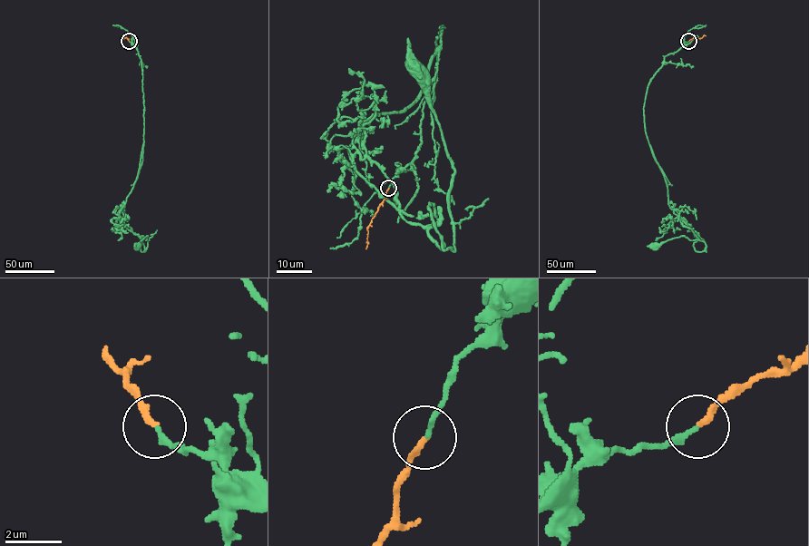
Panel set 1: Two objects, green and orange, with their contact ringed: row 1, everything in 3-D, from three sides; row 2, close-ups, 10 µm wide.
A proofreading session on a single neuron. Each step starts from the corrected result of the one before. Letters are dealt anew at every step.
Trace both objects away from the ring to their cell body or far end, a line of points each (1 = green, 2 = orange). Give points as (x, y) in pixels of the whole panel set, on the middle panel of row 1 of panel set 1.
1: (389, 188), (421, 143), (443, 27), (414, 102), (349, 146), (455, 248), (454, 171), (418, 69)
2: (389, 188), (367, 229), (365, 248)

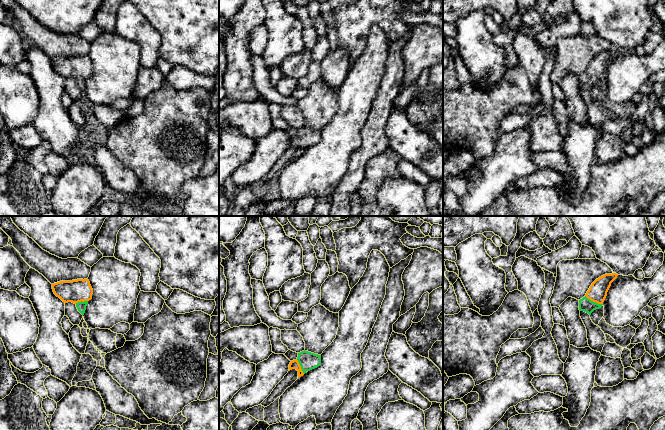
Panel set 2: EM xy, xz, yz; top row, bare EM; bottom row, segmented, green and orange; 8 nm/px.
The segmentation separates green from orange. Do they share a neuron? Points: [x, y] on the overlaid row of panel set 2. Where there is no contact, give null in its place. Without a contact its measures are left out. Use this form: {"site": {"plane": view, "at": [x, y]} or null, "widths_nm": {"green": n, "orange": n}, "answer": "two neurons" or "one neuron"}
{"site": {"plane": "xz", "at": [301, 367]}, "widths_nm": {"green": 140, "orange": 70}, "answer": "one neuron"}

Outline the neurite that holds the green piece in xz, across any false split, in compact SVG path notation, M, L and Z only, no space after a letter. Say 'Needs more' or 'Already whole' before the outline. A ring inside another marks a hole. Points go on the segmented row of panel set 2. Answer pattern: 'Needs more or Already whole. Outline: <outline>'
Needs more. Outline: M308 351L298 353L296 360L289 364L289 371L296 369L298 371L298 378L303 376L308 371L317 368L321 364L321 355L314 354Z

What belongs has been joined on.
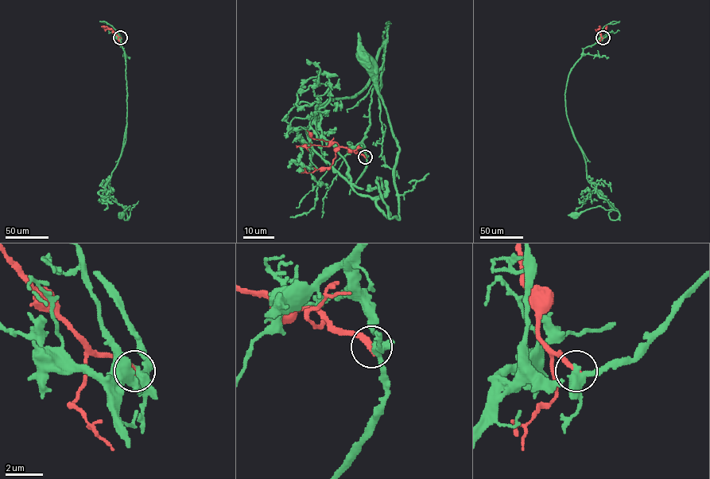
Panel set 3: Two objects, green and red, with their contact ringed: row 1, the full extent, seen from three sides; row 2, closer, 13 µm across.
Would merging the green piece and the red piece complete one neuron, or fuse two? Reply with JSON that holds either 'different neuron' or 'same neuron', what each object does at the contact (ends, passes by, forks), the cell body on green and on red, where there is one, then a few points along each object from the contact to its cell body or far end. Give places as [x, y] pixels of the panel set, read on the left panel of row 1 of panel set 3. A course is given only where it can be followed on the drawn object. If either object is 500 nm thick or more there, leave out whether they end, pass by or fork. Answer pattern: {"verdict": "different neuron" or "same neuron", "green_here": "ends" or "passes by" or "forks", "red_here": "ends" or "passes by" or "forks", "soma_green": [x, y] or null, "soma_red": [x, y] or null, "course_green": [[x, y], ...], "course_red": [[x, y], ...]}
{"verdict": "different neuron", "green_here": "forks", "red_here": "ends", "soma_green": [121, 215], "soma_red": null, "course_green": [[120, 37], [126, 126], [118, 162], [104, 185], [105, 193], [125, 210], [127, 220], [129, 206], [121, 215]], "course_red": [[120, 37], [106, 25], [103, 28]]}

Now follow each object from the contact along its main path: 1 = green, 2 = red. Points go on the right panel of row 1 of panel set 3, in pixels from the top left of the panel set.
1: (603, 37), (572, 68), (565, 106), (586, 178), (619, 220), (618, 211), (600, 206), (576, 215)
2: (603, 37), (599, 32), (607, 25), (606, 28)

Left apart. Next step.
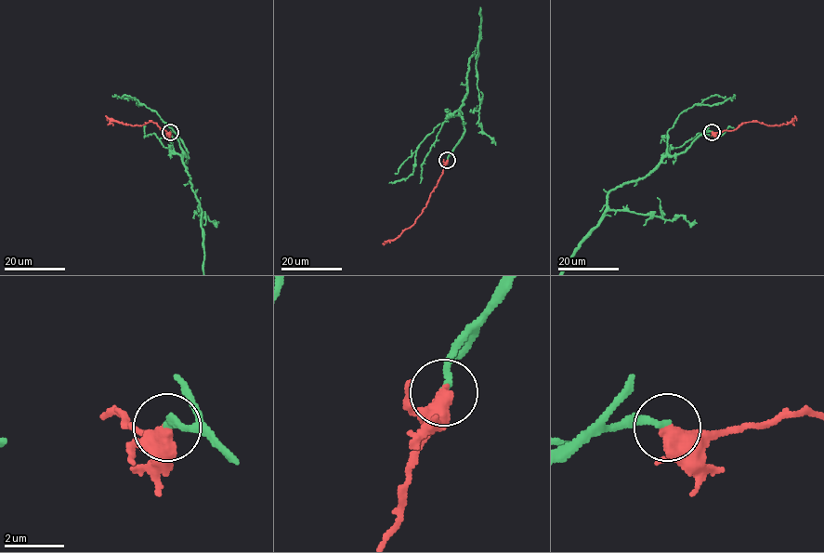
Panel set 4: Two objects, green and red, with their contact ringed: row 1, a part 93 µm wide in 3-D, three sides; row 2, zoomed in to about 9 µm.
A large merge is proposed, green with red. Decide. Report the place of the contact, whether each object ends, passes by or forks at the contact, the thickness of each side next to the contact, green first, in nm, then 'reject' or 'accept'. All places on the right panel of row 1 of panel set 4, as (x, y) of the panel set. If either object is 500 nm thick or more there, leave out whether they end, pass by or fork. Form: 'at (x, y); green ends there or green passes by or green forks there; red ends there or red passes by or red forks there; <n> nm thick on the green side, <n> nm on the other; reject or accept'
at (712, 132); 240 nm thick on the green side, 600 nm on the other; accept

